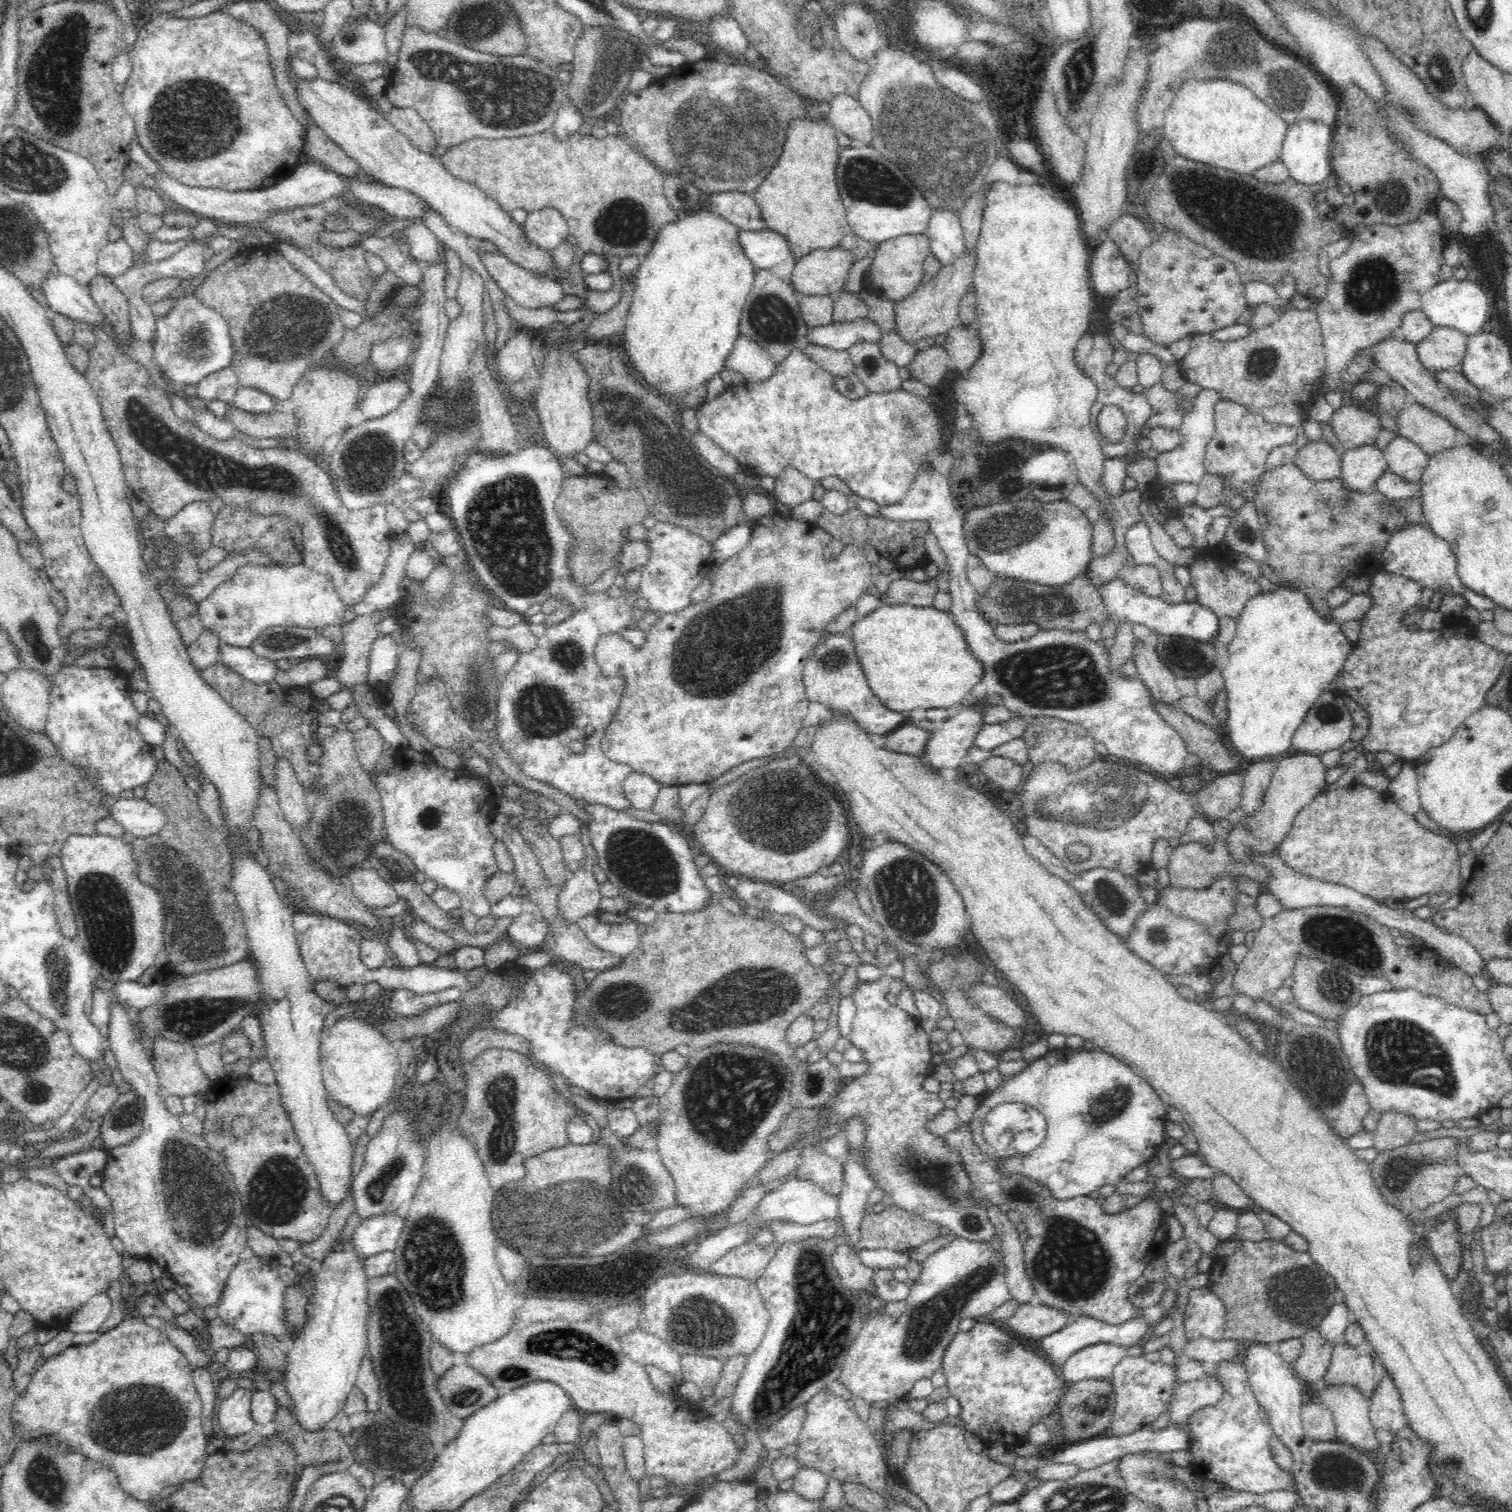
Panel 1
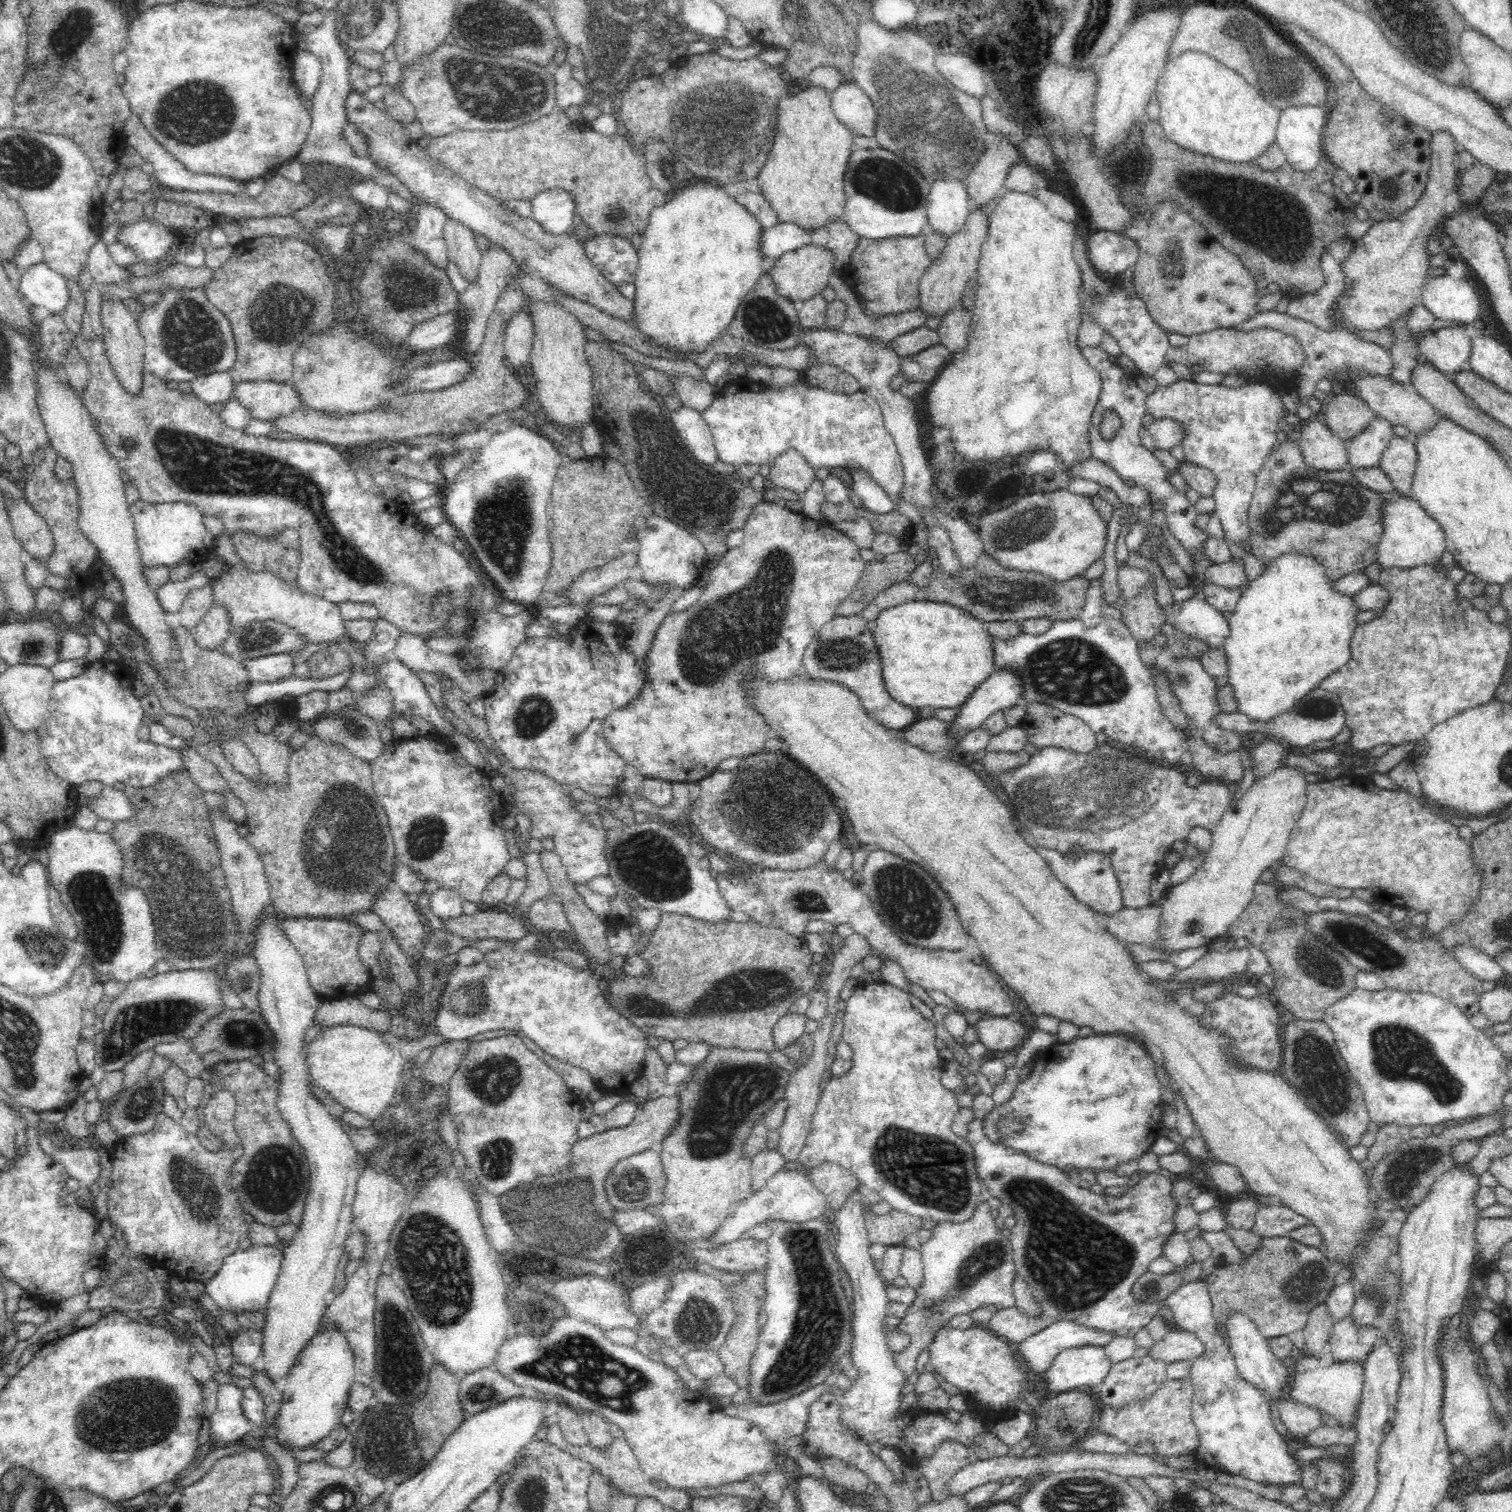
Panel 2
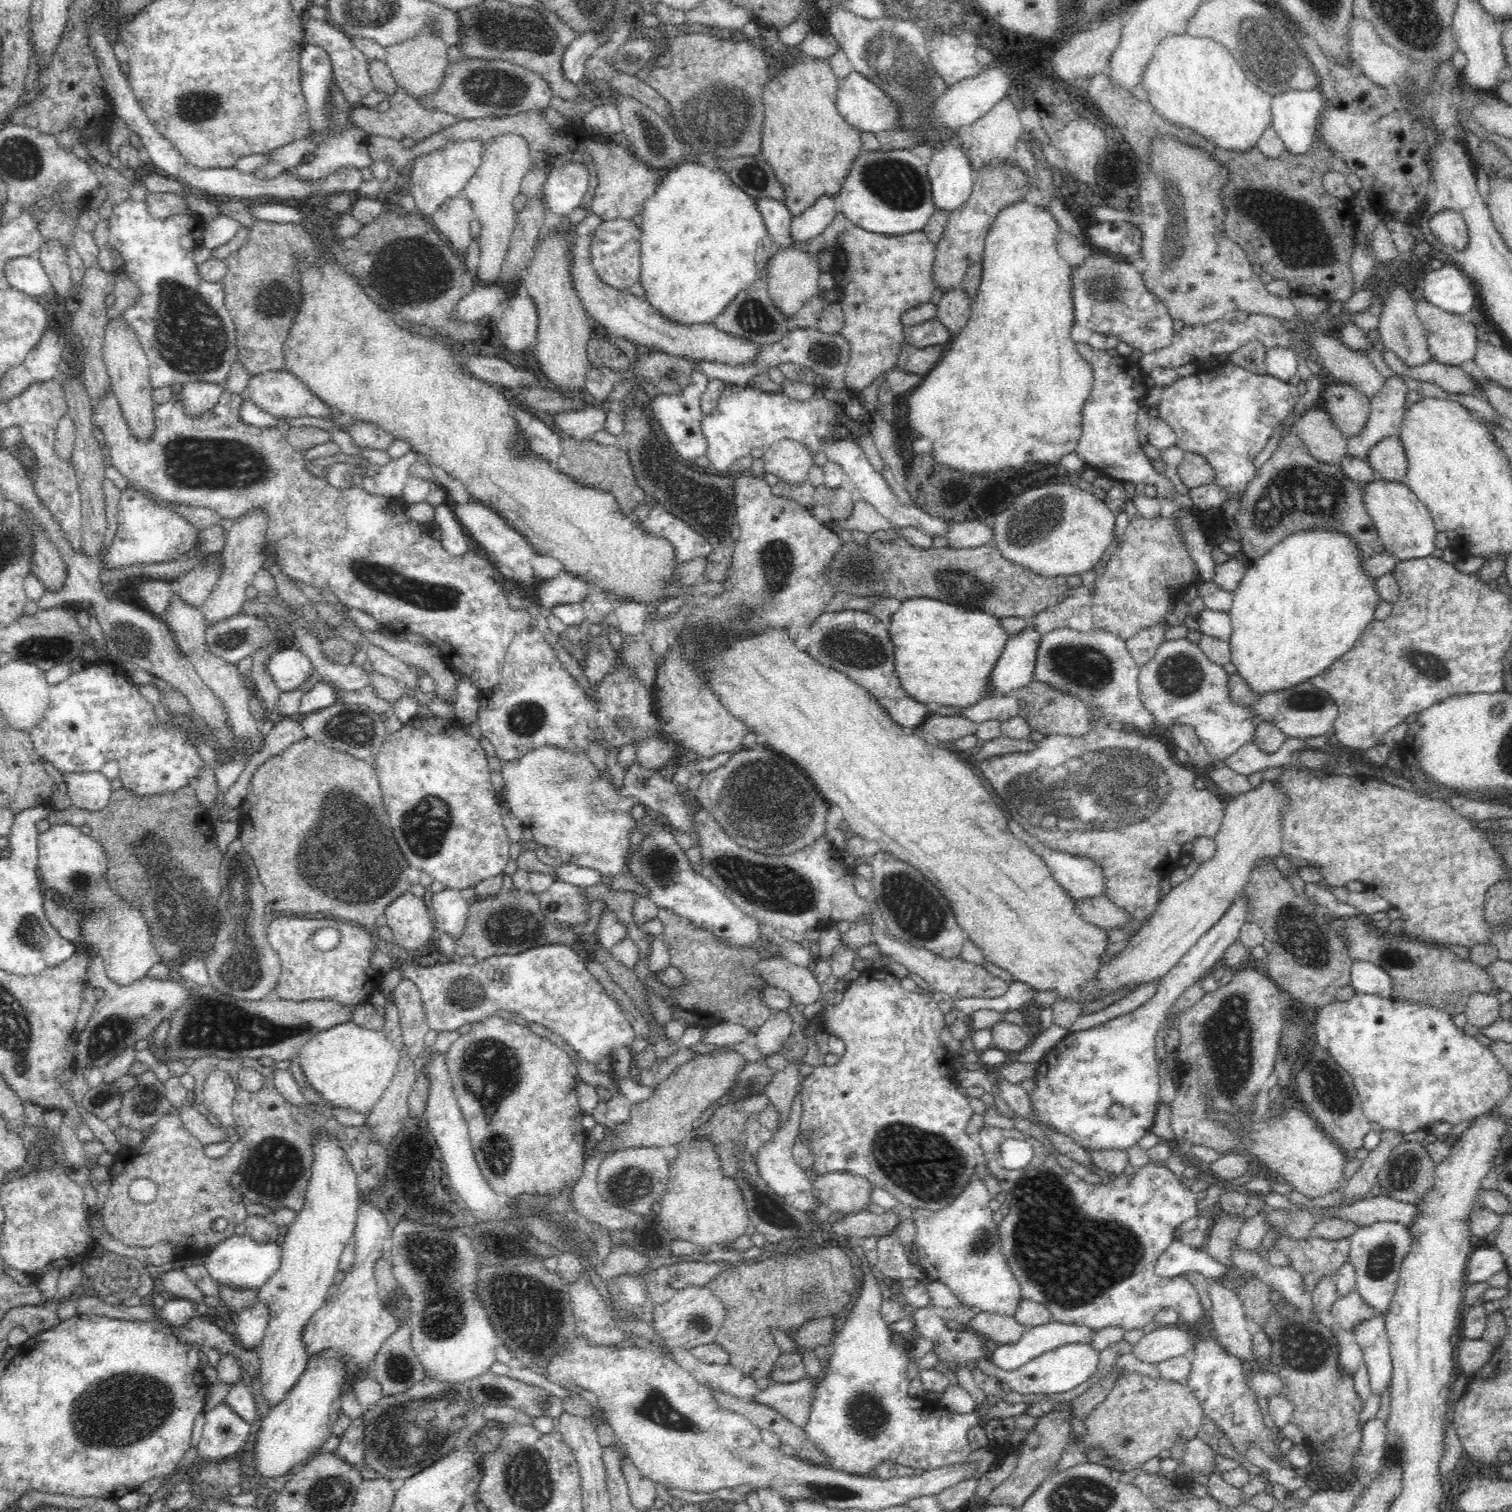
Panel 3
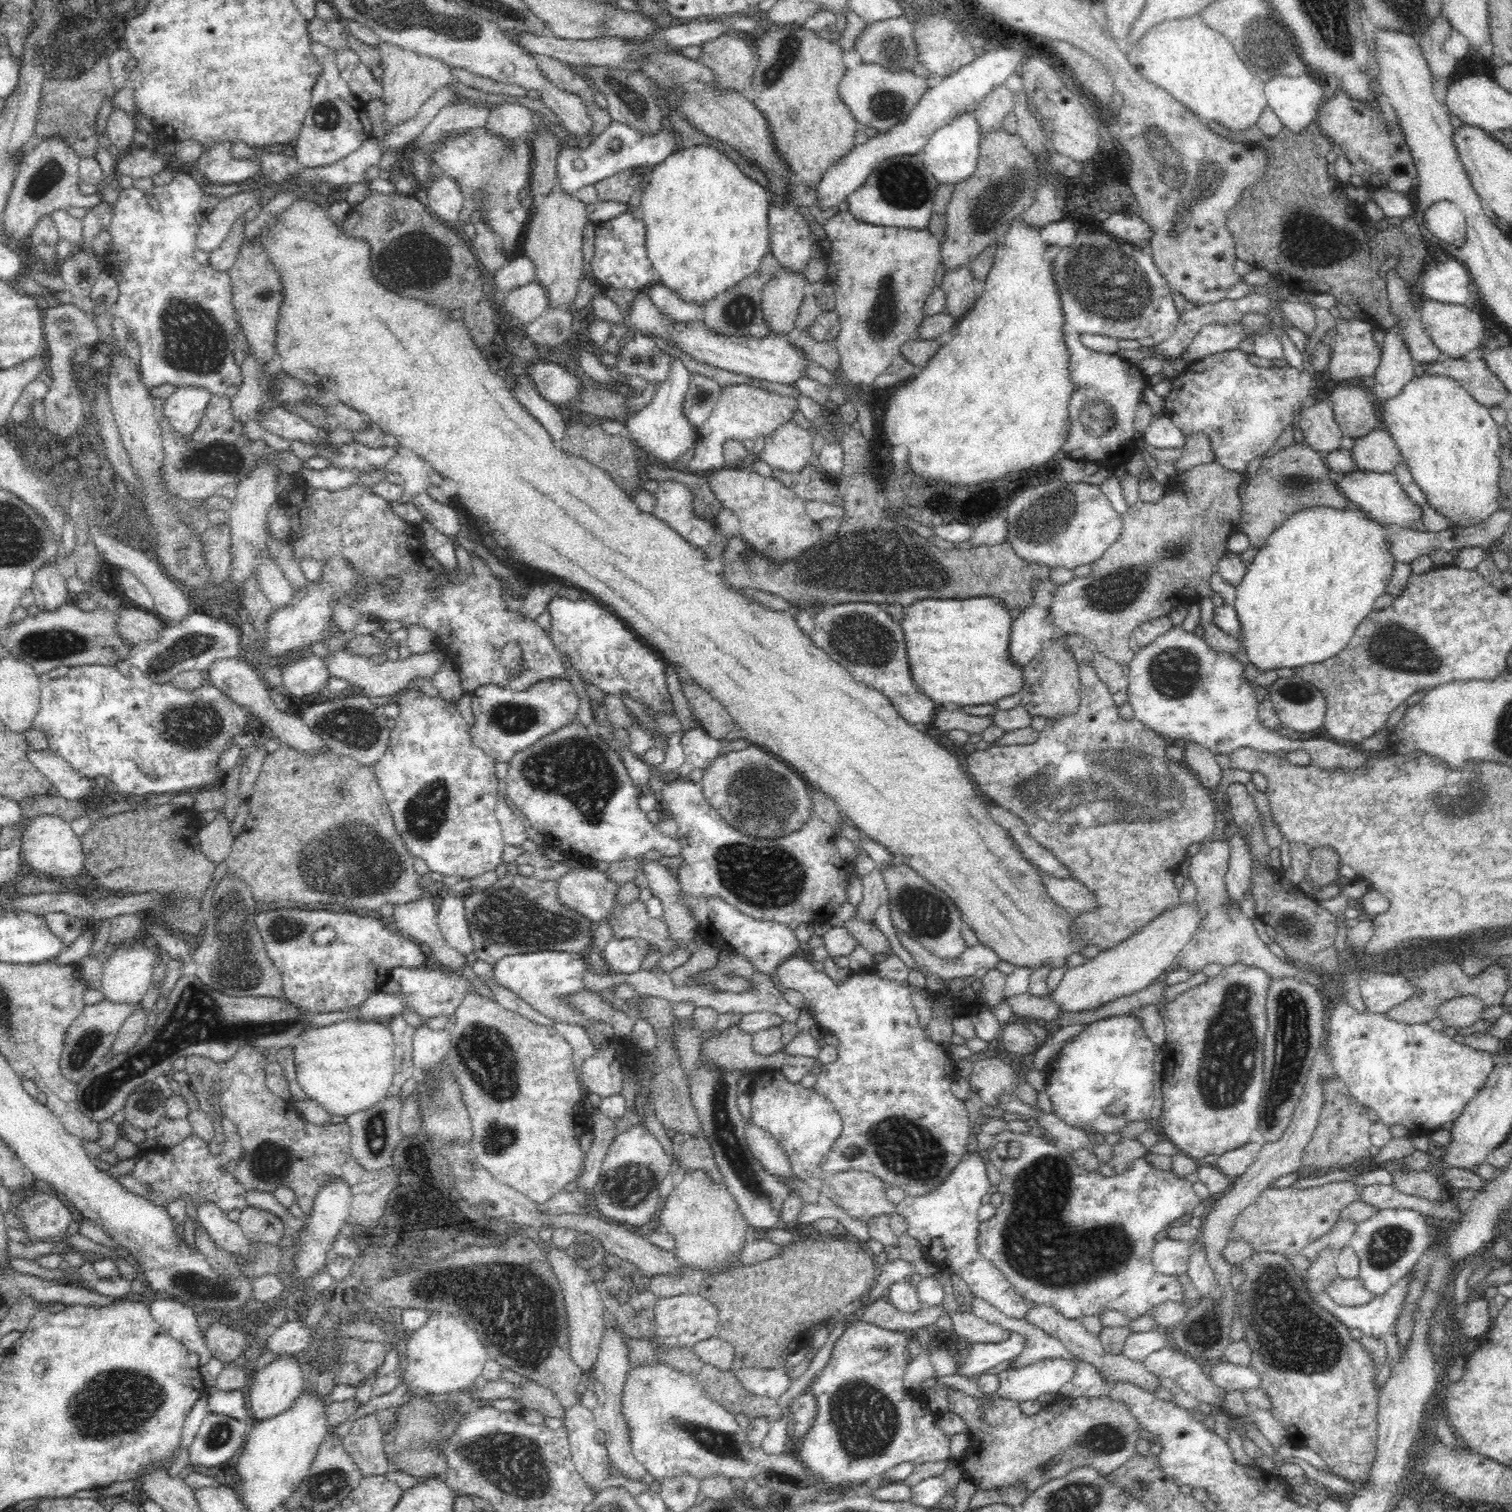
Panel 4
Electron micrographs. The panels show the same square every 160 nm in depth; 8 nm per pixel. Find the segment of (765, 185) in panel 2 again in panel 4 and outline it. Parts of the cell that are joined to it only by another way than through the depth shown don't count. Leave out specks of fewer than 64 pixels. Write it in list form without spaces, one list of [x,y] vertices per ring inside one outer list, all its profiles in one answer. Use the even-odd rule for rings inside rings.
[[[772,24],[768,25],[768,31],[761,33],[757,38],[757,47],[754,49],[758,59],[758,67],[756,68],[753,74],[753,84],[750,89],[750,96],[754,106],[758,107],[758,110],[766,117],[767,124],[769,124],[769,131],[777,153],[783,161],[787,164],[789,171],[792,174],[792,178],[797,182],[803,183],[807,187],[812,186],[812,184],[819,182],[819,180],[824,176],[824,172],[834,166],[834,162],[838,162],[840,158],[844,158],[854,146],[856,146],[856,132],[864,128],[851,113],[851,110],[842,102],[842,99],[839,97],[838,85],[842,80],[844,73],[847,72],[847,68],[842,62],[842,53],[844,50],[838,45],[838,36],[836,36],[835,42],[830,42],[826,39],[821,39],[818,37],[819,32],[807,30],[803,25],[796,24]]]

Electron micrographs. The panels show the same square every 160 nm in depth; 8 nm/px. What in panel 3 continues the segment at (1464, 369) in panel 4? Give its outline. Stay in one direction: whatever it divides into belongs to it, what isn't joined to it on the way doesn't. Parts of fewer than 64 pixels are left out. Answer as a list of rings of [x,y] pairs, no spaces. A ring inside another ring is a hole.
[[[1384,349],[1381,354],[1388,368],[1398,375],[1435,383],[1449,394],[1483,394],[1472,376],[1465,374],[1459,366],[1446,366],[1436,361],[1426,362],[1422,366],[1406,366],[1395,352]]]

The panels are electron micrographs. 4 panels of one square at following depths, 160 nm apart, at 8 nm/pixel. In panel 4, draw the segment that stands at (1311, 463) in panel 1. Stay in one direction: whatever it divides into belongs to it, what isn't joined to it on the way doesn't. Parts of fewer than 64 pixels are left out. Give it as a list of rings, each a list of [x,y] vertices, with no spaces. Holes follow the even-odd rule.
[[[1316,401],[1304,406],[1298,414],[1298,425],[1304,442],[1324,456],[1334,449],[1340,449],[1343,434],[1335,421],[1330,402]]]

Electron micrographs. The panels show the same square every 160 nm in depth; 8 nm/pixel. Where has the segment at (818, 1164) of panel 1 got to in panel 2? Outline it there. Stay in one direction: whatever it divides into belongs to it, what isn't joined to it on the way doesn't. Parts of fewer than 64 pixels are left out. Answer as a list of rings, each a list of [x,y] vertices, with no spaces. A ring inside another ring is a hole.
[[[823,1162],[819,1167],[805,1171],[814,1182],[814,1186],[824,1190],[824,1194],[828,1196],[828,1203],[837,1211],[852,1196],[852,1192],[861,1186],[861,1182],[851,1170],[836,1163]]]

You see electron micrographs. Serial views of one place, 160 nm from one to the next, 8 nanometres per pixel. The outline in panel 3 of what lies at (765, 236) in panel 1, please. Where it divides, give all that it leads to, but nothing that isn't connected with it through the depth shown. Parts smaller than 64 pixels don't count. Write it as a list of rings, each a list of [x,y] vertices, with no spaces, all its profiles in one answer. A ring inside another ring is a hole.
[[[820,196],[814,206],[806,208],[802,214],[792,217],[790,237],[793,243],[810,241],[824,232],[838,212],[839,205],[835,196]]]

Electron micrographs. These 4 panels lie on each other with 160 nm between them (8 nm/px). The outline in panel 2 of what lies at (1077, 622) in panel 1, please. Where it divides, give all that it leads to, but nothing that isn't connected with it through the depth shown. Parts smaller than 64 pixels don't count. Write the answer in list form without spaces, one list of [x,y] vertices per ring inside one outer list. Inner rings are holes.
[[[983,552],[975,566],[964,566],[960,574],[954,578],[946,576],[938,567],[937,570],[933,570],[928,587],[920,589],[926,593],[928,600],[955,606],[986,623],[996,620],[1016,622],[1032,618],[1049,618],[1056,622],[1079,618],[1089,586],[1090,581],[1083,576],[1070,578],[1066,582],[1056,582],[1053,578],[1036,572],[1004,568],[995,558]]]

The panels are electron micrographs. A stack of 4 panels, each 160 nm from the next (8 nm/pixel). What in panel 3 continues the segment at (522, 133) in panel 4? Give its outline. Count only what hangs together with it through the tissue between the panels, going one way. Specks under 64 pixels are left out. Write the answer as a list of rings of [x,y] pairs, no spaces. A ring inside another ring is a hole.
[[[500,134],[484,144],[481,162],[476,174],[464,186],[463,195],[470,201],[474,217],[481,224],[479,236],[480,266],[474,273],[478,285],[494,285],[499,282],[502,264],[510,247],[515,230],[517,212],[514,198],[520,191],[520,183],[531,168],[529,146],[519,134]]]

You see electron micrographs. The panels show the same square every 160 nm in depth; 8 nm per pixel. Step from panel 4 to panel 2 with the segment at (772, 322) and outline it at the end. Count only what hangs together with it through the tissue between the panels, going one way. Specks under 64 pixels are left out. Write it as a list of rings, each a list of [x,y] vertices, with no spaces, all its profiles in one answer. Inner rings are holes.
[[[812,243],[778,258],[775,266],[769,272],[769,276],[774,280],[779,296],[799,304],[821,294],[821,290],[828,286],[830,276],[833,276],[835,270],[838,269],[835,267],[834,254],[822,246]]]

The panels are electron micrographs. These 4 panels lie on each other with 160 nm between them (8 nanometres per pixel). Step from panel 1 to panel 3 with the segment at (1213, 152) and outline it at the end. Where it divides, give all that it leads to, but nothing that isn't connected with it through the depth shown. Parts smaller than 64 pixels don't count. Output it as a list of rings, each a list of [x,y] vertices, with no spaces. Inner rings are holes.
[[[1186,34],[1168,36],[1156,46],[1152,56],[1152,62],[1142,73],[1141,84],[1148,91],[1148,100],[1162,119],[1168,119],[1168,122],[1180,128],[1194,130],[1218,148],[1236,152],[1248,152],[1257,146],[1262,132],[1272,126],[1272,95],[1258,90],[1256,84],[1250,84],[1230,52],[1218,46],[1214,40],[1190,38]]]

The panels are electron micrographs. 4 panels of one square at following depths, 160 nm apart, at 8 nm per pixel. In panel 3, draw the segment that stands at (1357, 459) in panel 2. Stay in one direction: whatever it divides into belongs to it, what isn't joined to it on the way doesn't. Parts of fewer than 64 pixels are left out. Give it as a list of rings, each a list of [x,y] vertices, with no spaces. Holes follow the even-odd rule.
[[[1403,376],[1385,378],[1384,387],[1371,399],[1369,419],[1360,434],[1347,439],[1350,456],[1368,458],[1368,452],[1388,436],[1399,436],[1404,402],[1409,392]]]

